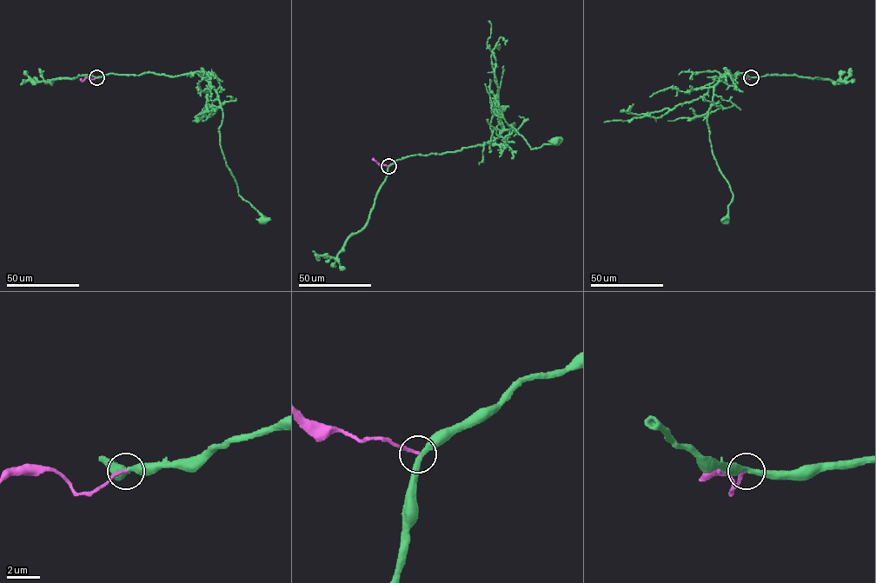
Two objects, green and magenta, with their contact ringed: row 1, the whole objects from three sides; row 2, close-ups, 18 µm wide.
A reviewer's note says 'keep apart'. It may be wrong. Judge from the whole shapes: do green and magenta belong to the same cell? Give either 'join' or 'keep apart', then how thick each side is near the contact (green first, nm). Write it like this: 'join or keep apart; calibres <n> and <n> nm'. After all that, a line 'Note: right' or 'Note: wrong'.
keep apart; calibres 320 and 180 nm
Note: right

